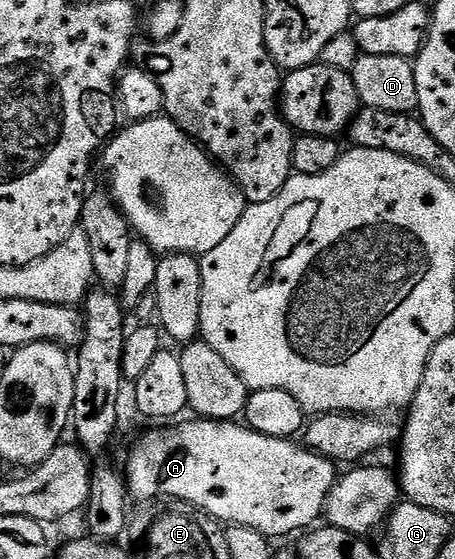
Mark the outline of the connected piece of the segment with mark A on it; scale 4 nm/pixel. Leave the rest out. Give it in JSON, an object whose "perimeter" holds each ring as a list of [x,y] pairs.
{"perimeter":[[[182,420],[168,427],[153,427],[157,429],[143,434],[141,441],[134,443],[133,450],[129,453],[129,462],[125,465],[125,473],[123,472],[128,492],[132,496],[134,493],[137,497],[149,497],[148,499],[162,497],[186,501],[203,510],[218,523],[251,527],[270,539],[285,537],[296,529],[308,530],[316,522],[313,520],[324,514],[325,500],[329,498],[335,480],[335,465],[328,457],[314,453],[304,444],[296,445],[296,440],[259,434],[236,420],[192,420]]]}

